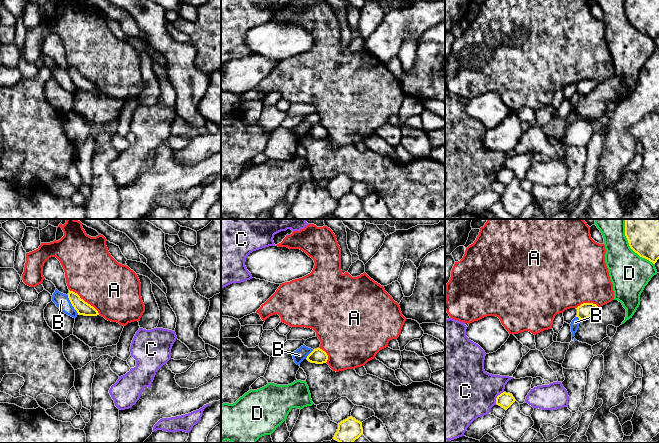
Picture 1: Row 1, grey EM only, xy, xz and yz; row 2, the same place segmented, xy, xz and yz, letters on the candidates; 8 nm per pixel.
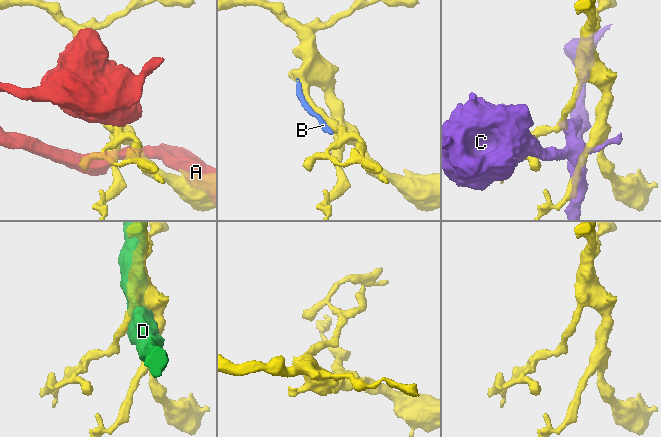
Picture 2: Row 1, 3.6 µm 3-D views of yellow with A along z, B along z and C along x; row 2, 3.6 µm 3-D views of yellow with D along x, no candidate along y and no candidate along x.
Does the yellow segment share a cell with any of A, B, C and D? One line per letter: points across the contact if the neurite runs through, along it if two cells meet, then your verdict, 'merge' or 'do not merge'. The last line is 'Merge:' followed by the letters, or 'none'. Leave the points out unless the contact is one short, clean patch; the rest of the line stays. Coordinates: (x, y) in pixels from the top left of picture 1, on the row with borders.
A: do not merge
B: do not merge
C: do not merge
D: do not merge
Merge: none

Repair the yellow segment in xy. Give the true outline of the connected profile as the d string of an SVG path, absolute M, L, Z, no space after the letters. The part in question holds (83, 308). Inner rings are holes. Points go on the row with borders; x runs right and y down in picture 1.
M69 290L68 298L74 309L77 311L78 315L84 315L84 316L99 315L98 311L93 306L91 306L83 299L81 299L77 293Z

